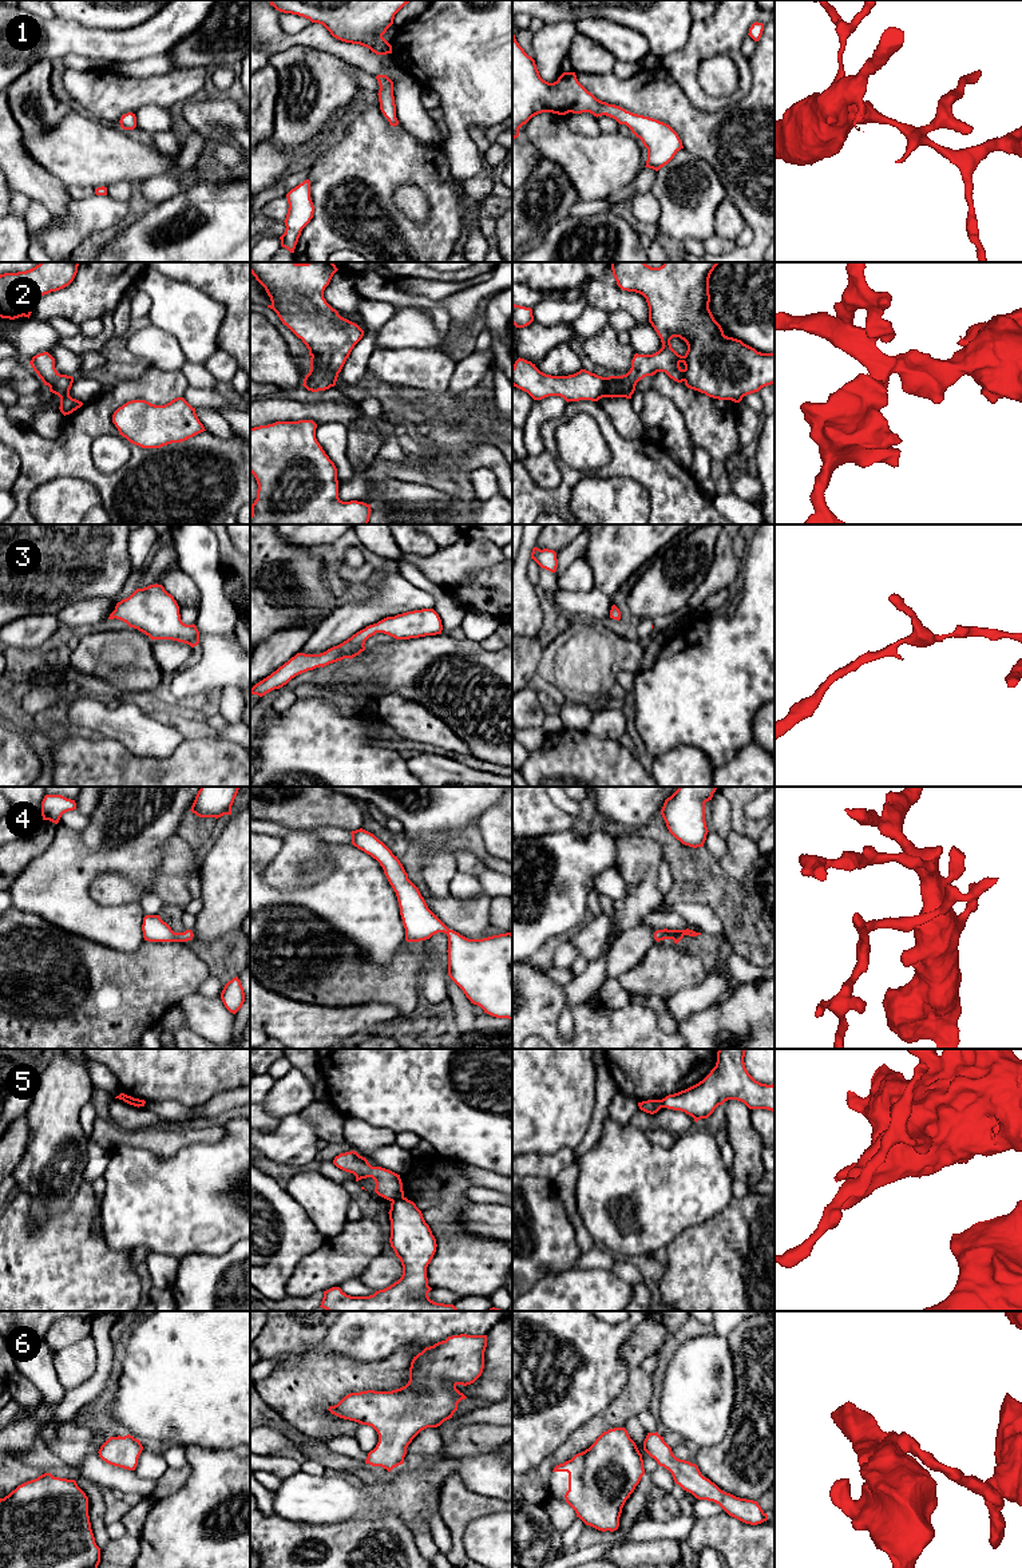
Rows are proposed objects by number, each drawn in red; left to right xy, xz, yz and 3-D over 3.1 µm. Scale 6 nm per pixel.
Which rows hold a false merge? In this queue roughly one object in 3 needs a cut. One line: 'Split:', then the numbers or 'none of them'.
Split: 5

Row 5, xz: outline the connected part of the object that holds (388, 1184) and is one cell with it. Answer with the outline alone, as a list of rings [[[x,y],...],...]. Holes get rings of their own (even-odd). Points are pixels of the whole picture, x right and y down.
[[[354,1151],[340,1153],[334,1157],[333,1164],[353,1173],[356,1181],[372,1177],[376,1183],[375,1192],[389,1201],[404,1197],[400,1175],[381,1167],[372,1167],[365,1157]]]

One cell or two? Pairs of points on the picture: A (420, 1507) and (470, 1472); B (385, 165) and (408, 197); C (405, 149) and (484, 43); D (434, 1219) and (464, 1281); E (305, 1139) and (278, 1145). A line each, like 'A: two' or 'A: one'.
A: one
B: two
C: two
D: one
E: one

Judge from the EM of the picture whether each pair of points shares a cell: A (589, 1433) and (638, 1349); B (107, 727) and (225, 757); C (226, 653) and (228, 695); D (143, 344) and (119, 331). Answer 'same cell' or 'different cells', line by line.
A: same cell
B: different cells
C: different cells
D: different cells

